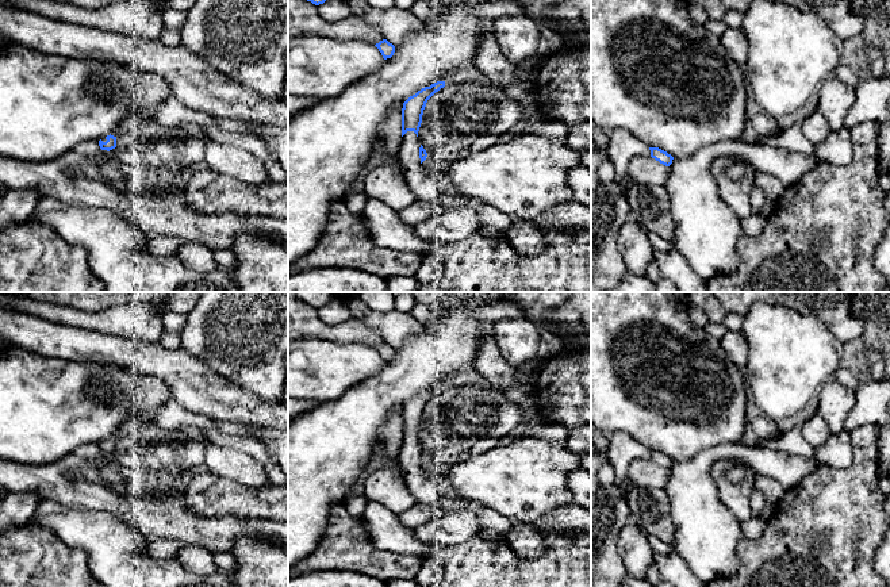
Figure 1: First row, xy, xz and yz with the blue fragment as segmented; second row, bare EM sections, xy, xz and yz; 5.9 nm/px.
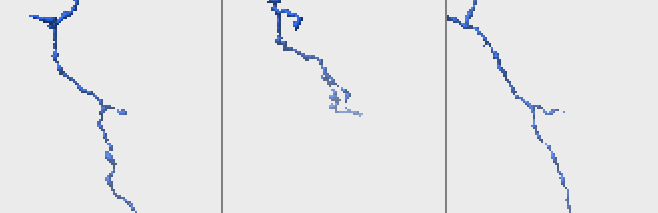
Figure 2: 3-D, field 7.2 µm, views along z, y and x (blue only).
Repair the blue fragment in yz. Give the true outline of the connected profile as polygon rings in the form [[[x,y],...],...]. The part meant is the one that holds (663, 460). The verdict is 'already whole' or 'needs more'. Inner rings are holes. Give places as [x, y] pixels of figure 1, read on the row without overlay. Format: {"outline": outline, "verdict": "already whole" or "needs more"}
{"outline": [[[649,450],[651,460],[659,464],[660,467],[670,469],[672,467],[674,460],[668,457],[667,454],[659,452],[659,450]]], "verdict": "already whole"}

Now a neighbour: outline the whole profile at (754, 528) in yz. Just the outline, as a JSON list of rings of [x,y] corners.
[[[751,517],[748,521],[741,523],[743,536],[752,541],[757,540],[763,534],[766,523],[767,519],[764,518]]]

